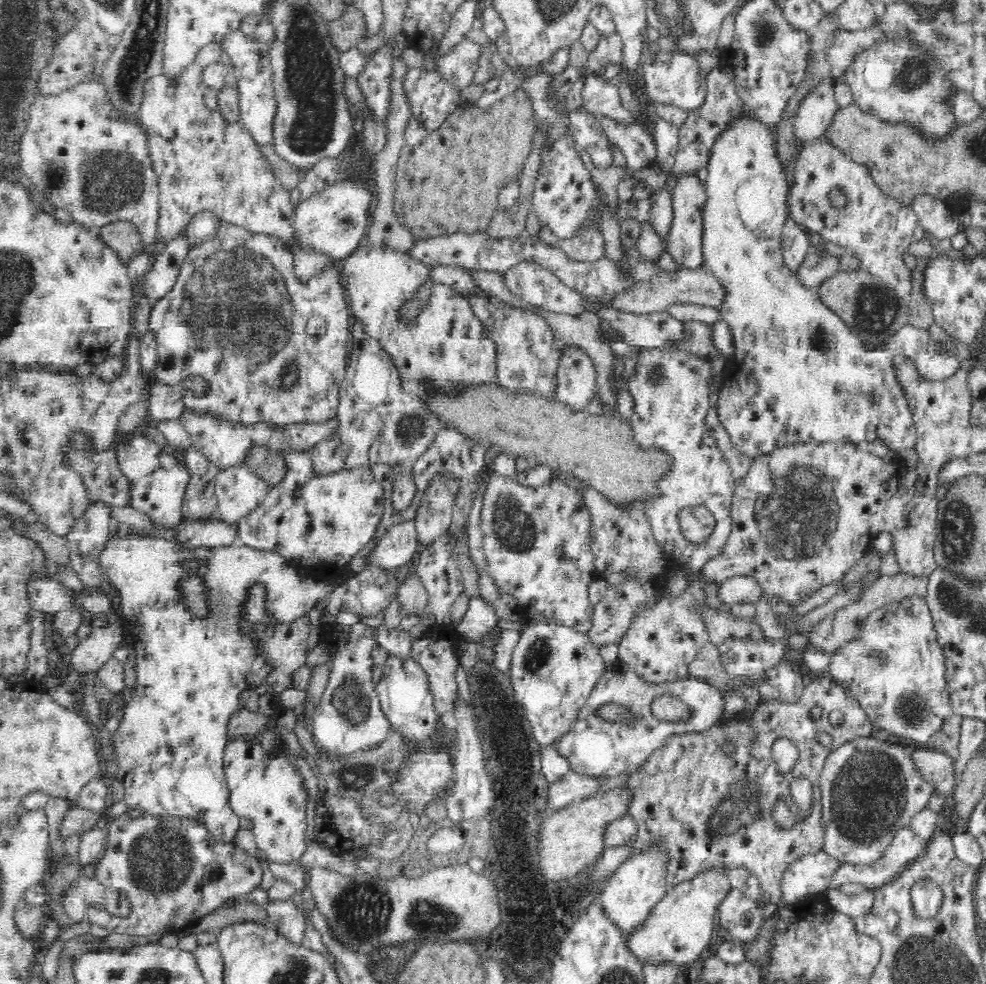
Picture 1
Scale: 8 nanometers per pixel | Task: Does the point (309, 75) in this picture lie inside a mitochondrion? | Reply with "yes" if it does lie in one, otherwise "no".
yes

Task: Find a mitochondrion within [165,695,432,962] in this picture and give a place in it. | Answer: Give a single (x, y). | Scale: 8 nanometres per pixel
(362, 911)

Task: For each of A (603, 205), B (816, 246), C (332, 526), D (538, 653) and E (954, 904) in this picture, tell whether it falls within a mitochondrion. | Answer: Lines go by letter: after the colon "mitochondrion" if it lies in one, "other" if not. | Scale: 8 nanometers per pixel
A: other
B: other
C: mitochondrion
D: mitochondrion
E: other

